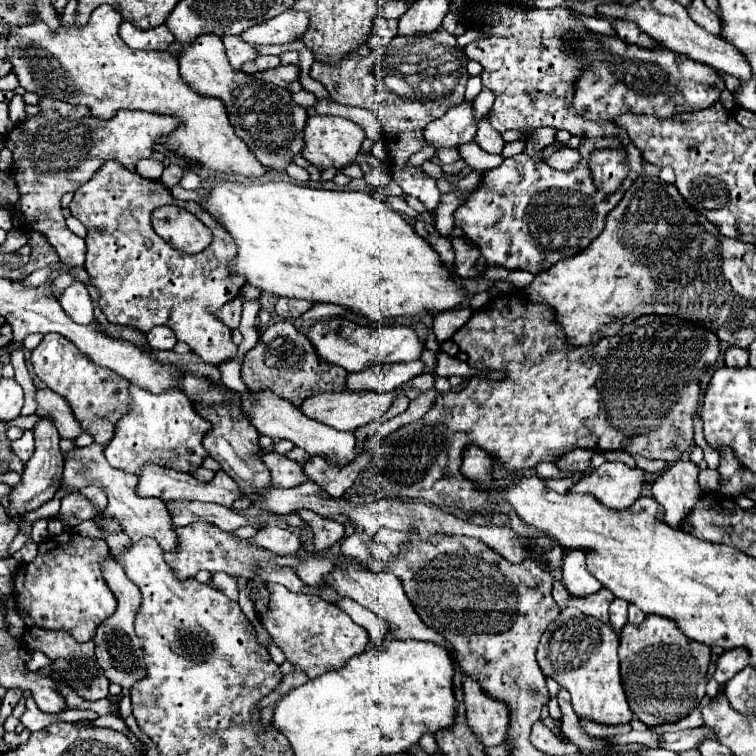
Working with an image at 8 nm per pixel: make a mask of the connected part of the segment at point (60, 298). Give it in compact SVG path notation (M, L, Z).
M46 281L44 285L52 297L56 297L56 301L60 303L60 307L64 309L64 313L80 325L88 325L94 321L94 305L90 301L90 295L84 287L84 283L76 281L72 287L66 287L60 295L56 295L54 291L54 281Z

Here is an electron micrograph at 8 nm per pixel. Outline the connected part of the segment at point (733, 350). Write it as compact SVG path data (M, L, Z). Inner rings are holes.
M730 345L728 351L724 353L724 361L728 367L746 367L748 365L748 349Z

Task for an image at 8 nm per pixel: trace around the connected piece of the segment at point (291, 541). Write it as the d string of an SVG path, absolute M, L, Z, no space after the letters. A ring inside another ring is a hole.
M264 527L258 531L256 537L250 539L254 545L268 549L276 555L288 555L296 553L300 547L304 547L304 537L294 527Z

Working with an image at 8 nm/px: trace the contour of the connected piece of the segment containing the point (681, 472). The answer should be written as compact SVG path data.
M680 459L664 469L652 485L652 495L666 509L664 519L672 527L680 527L680 521L690 513L702 495L698 471L700 469L696 463L690 459Z

